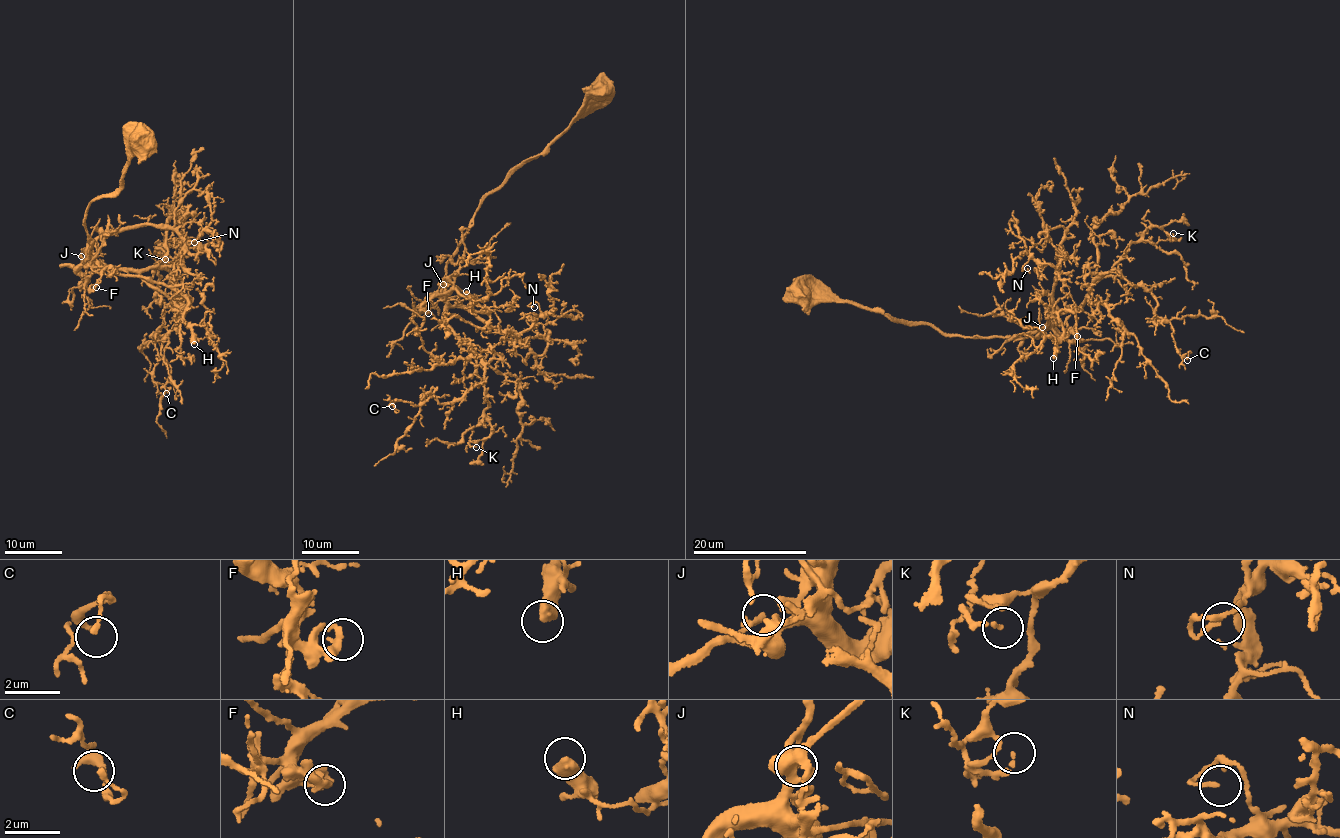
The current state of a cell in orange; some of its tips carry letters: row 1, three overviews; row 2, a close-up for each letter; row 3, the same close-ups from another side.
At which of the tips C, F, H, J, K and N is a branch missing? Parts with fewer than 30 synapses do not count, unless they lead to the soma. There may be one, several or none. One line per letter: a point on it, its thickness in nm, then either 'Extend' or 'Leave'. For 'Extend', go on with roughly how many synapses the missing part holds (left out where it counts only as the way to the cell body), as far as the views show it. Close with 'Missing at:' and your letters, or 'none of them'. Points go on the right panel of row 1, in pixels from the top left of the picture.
C: Place: (1187, 360). Thickness 150 nm. Leave
F: Place: (1077, 336). Thickness 260 nm. Leave
H: Place: (1053, 358). Thickness 460 nm. Extend. Roughly 35 synapses
J: Place: (1042, 327). Thickness 260 nm. Leave
K: Place: (1173, 233). Thickness 120 nm. Leave
N: Place: (1027, 268). Thickness 140 nm. Leave
Missing at: H

